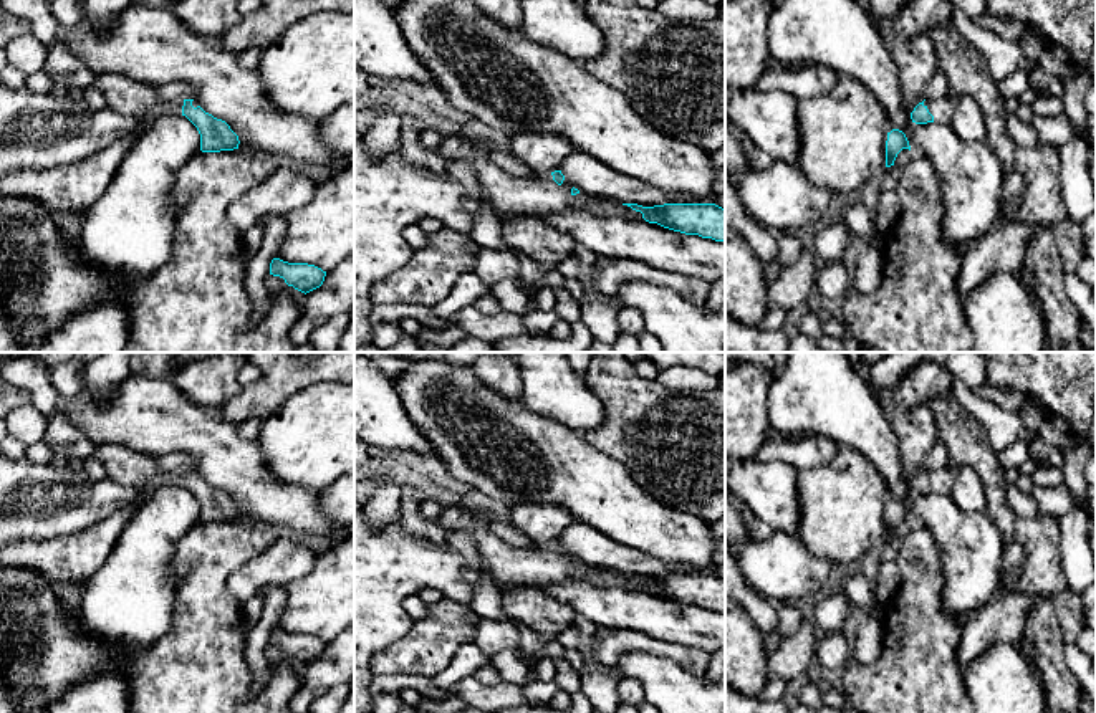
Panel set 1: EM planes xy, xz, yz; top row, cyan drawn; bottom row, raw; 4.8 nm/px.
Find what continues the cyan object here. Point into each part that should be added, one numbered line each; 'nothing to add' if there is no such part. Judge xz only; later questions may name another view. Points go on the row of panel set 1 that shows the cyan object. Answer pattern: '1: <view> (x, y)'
1: xz (505, 191)

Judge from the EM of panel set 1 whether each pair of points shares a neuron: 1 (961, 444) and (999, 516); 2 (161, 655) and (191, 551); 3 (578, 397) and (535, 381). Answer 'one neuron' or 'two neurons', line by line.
1: one neuron
2: one neuron
3: one neuron

